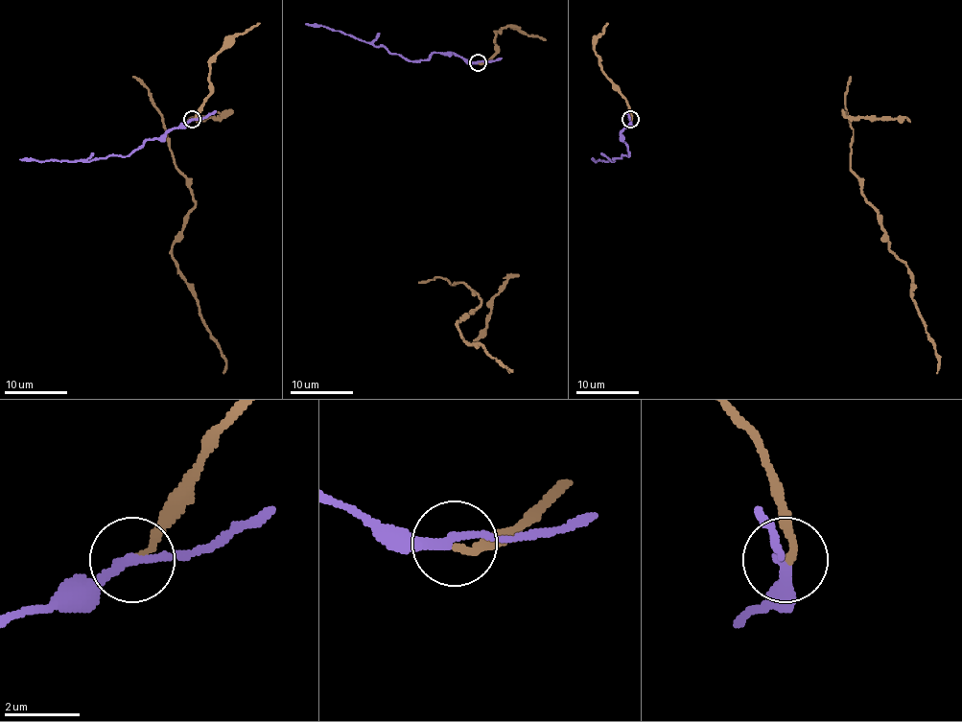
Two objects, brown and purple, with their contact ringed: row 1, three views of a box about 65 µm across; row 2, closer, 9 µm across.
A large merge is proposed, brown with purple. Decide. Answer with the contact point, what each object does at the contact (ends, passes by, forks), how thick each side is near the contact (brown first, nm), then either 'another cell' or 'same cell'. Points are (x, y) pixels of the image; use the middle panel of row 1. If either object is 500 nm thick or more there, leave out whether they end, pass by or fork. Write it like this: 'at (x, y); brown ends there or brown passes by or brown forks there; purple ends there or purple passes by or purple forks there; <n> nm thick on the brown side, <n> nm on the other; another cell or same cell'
at (478, 62); brown ends there; purple passes by; 170 nm thick on the brown side, 220 nm on the other; another cell

